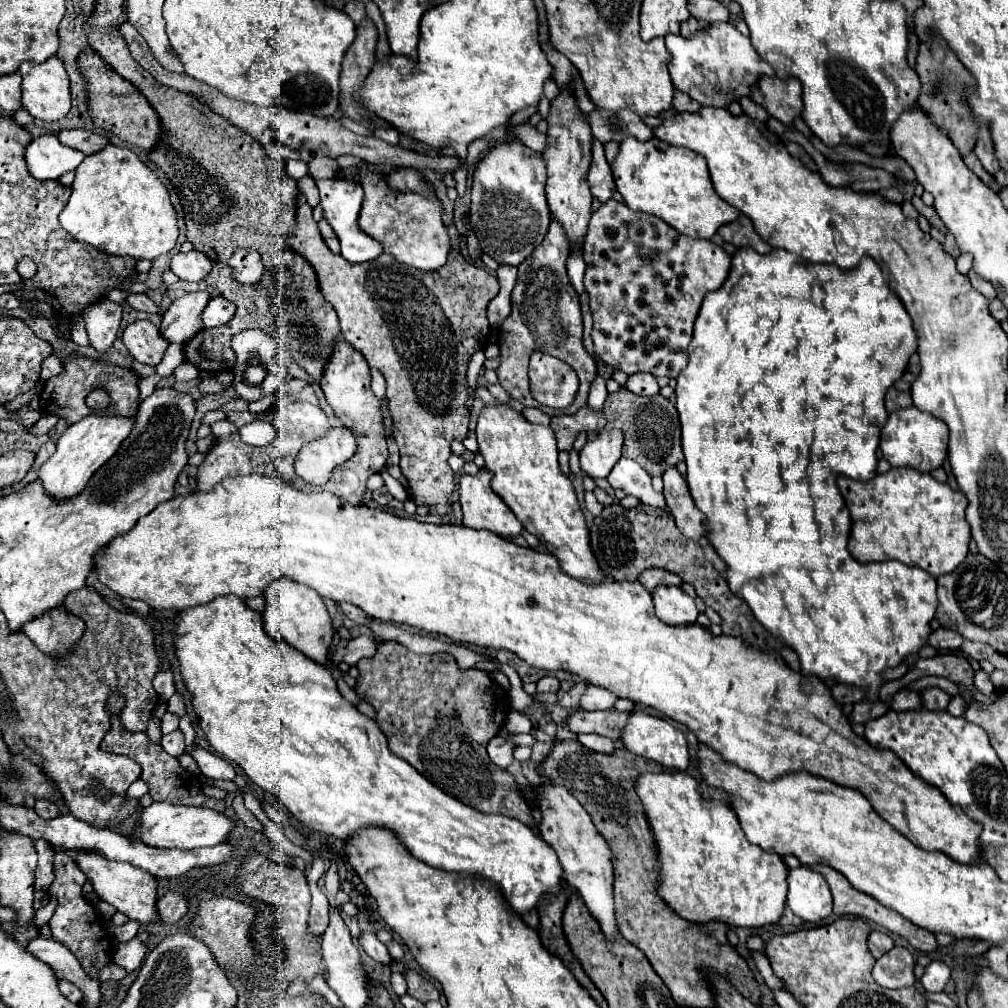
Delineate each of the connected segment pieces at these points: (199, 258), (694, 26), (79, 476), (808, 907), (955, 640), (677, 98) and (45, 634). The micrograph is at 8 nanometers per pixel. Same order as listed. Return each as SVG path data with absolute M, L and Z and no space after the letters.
M192 250L188 254L178 252L172 256L172 264L170 264L170 270L180 280L186 280L186 282L202 282L208 276L210 268L212 268L210 258L198 250Z
M690 18L690 20L686 20L686 22L682 24L682 36L684 36L684 38L690 38L692 34L696 34L696 32L700 32L700 30L704 30L704 22L700 22L700 20Z
M90 414L76 424L70 424L64 434L56 442L56 452L50 456L46 464L40 468L40 480L46 486L48 494L54 498L70 498L82 492L82 486L90 480L92 472L96 472L106 460L114 456L122 440L128 438L132 428L136 426L136 418L116 418L116 416L96 416Z
M806 866L788 874L788 906L806 922L820 922L832 914L832 894L826 880Z
M940 628L940 630L936 630L936 632L932 632L930 634L930 640L928 640L928 644L930 646L946 646L946 648L940 648L940 650L948 650L948 648L960 648L960 644L962 644L964 640L962 640L962 634L956 634L954 630L946 630L946 628Z
M676 92L676 94L674 94L672 106L674 106L678 112L696 112L696 110L702 108L696 100L690 100L690 96L688 96L688 94L682 94L682 92Z
M64 606L54 608L22 626L22 632L48 656L66 658L84 634L84 620L72 616Z

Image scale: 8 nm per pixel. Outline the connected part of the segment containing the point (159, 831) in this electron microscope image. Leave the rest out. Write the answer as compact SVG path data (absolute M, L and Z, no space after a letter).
M152 802L144 810L142 828L140 828L140 840L148 846L156 848L200 848L200 846L216 846L234 830L234 820L230 820L222 812L214 812L210 808L194 808L194 806L174 806L168 802Z

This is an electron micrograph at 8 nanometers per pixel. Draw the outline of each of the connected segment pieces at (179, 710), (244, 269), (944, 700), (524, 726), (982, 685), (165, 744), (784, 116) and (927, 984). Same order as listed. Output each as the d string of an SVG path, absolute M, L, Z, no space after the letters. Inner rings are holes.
M176 692L176 694L168 700L168 710L174 712L174 714L178 714L178 716L184 716L184 714L186 714L186 704L184 704L182 694Z
M236 250L230 258L230 268L232 276L244 284L256 284L264 272L262 260L254 250Z
M928 688L928 690L922 692L922 702L924 702L924 708L942 712L942 710L948 708L950 696L946 692L942 692L940 688Z
M518 711L509 713L505 727L511 734L530 733L533 728L531 721Z
M984 670L976 672L976 676L974 676L974 686L976 686L978 692L982 692L984 696L990 696L990 694L994 692L994 686L992 686L992 682L990 682L990 678L988 678L988 674L986 674Z
M174 730L166 736L162 736L162 748L172 754L172 756L178 756L186 750L186 744L184 744L184 734L180 730Z
M760 76L750 96L784 124L792 124L802 112L802 84L796 78L780 80L778 76Z
M932 960L926 966L924 976L920 978L920 986L924 988L924 992L942 992L948 978L950 978L950 968L942 960Z

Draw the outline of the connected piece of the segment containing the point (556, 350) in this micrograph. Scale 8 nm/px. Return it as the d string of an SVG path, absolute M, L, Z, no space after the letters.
M558 222L550 224L550 230L540 244L520 266L518 266L518 286L516 298L512 292L512 314L502 322L502 342L500 342L500 366L498 366L498 382L510 396L524 406L536 406L530 392L530 378L528 378L528 358L532 350L546 352L550 356L560 358L568 366L572 366L580 378L588 378L588 384L596 378L596 362L584 350L582 342L582 312L580 300L574 292L568 274L566 274L566 260L570 248L566 242L566 234Z

